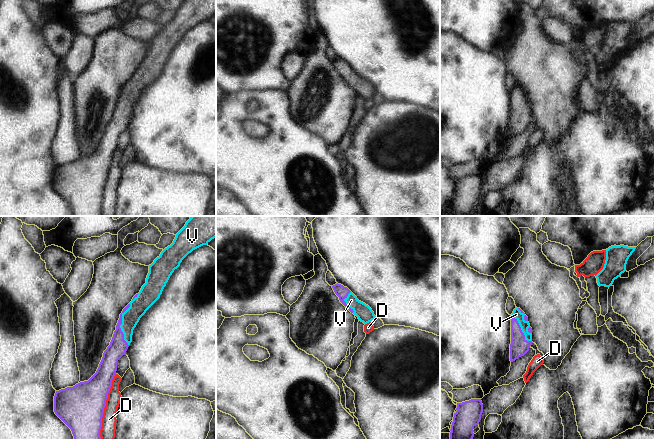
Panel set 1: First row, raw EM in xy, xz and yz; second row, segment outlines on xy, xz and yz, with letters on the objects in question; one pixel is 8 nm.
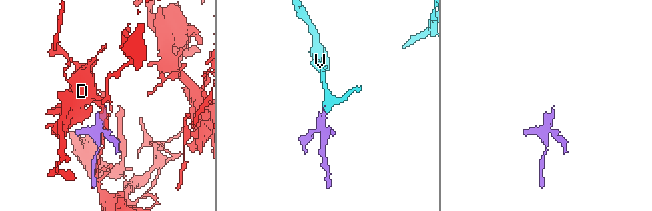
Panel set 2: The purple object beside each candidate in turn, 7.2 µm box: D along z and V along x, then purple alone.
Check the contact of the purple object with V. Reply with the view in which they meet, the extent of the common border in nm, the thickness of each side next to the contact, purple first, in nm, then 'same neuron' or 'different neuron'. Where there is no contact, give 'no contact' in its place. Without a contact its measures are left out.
meets purple in xy; contact 340 nm long; 150 nm thick on the purple side, 150 nm on the other; same neuron

